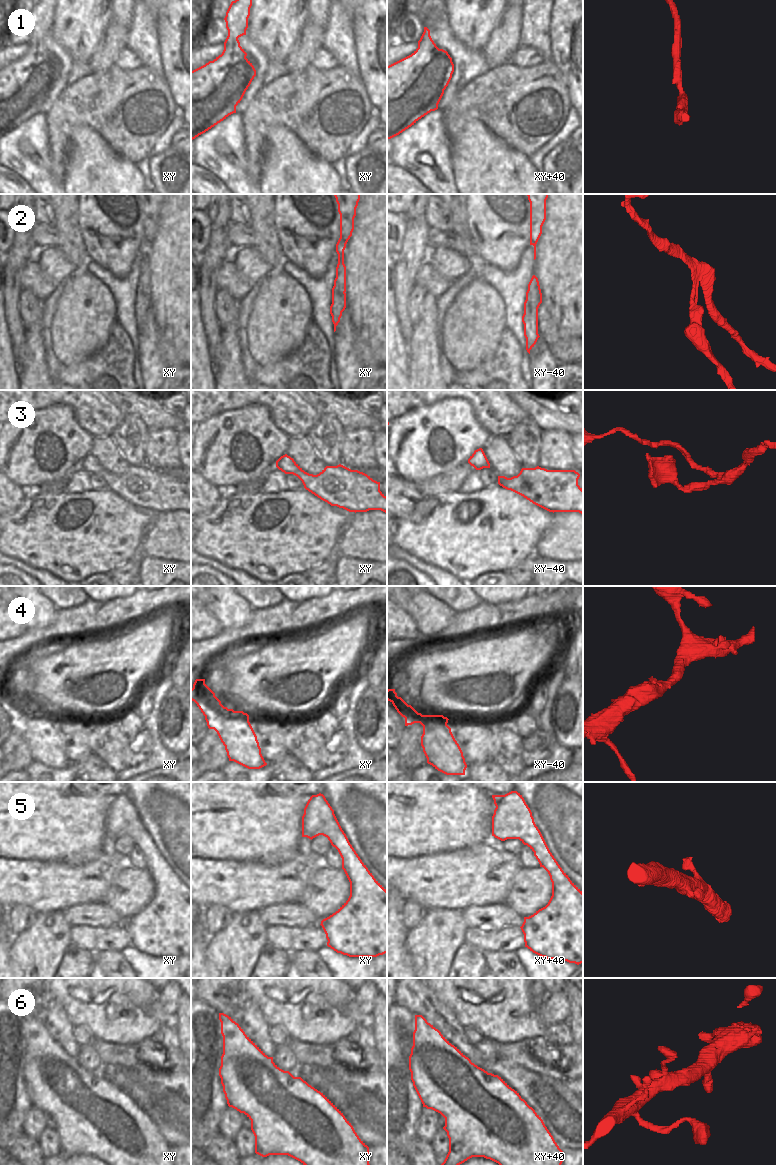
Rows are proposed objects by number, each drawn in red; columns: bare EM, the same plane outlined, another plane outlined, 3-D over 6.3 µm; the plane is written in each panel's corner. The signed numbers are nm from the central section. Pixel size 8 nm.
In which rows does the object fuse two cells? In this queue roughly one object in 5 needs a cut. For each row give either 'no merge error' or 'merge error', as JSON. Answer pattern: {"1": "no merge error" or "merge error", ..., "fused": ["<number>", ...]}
{"1": "no merge error", "2": "merge error", "3": "no merge error", "4": "no merge error", "5": "no merge error", "6": "no merge error", "fused": ["2"]}

